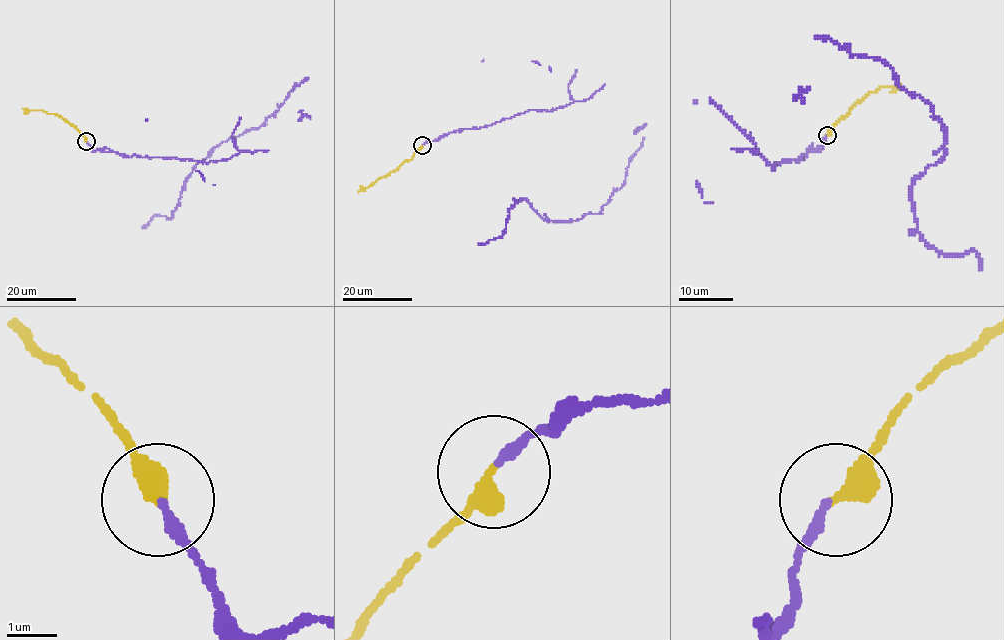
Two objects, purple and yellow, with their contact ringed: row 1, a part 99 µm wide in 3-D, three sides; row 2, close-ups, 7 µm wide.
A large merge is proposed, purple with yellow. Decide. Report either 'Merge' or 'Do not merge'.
Merge

